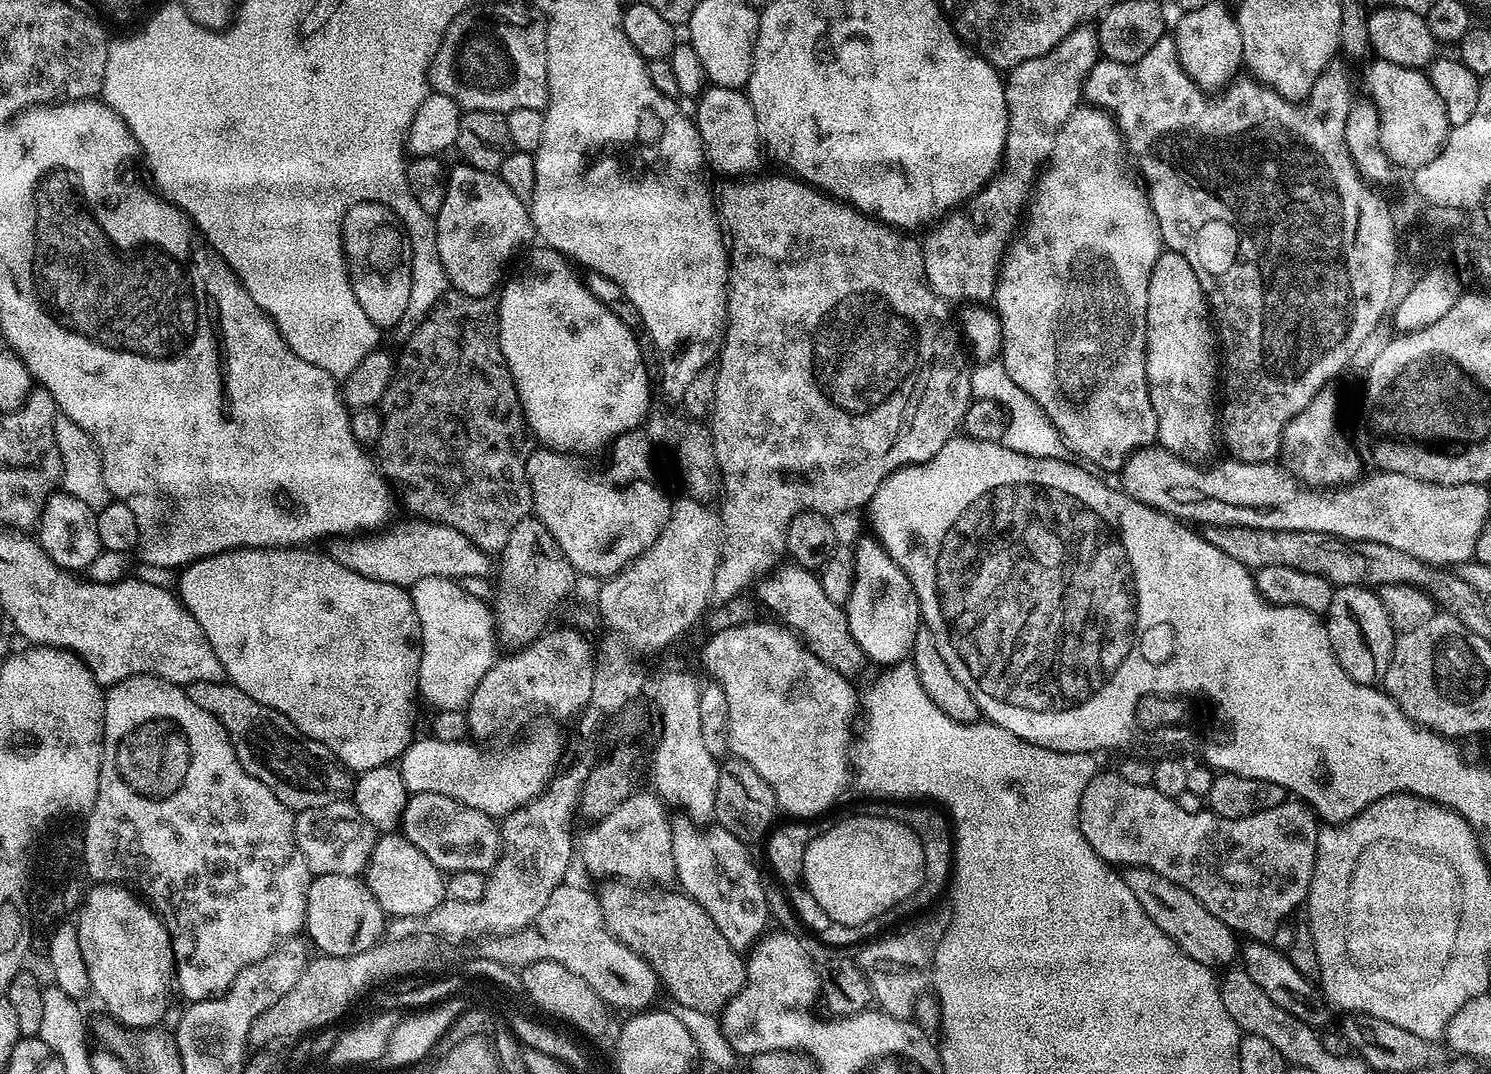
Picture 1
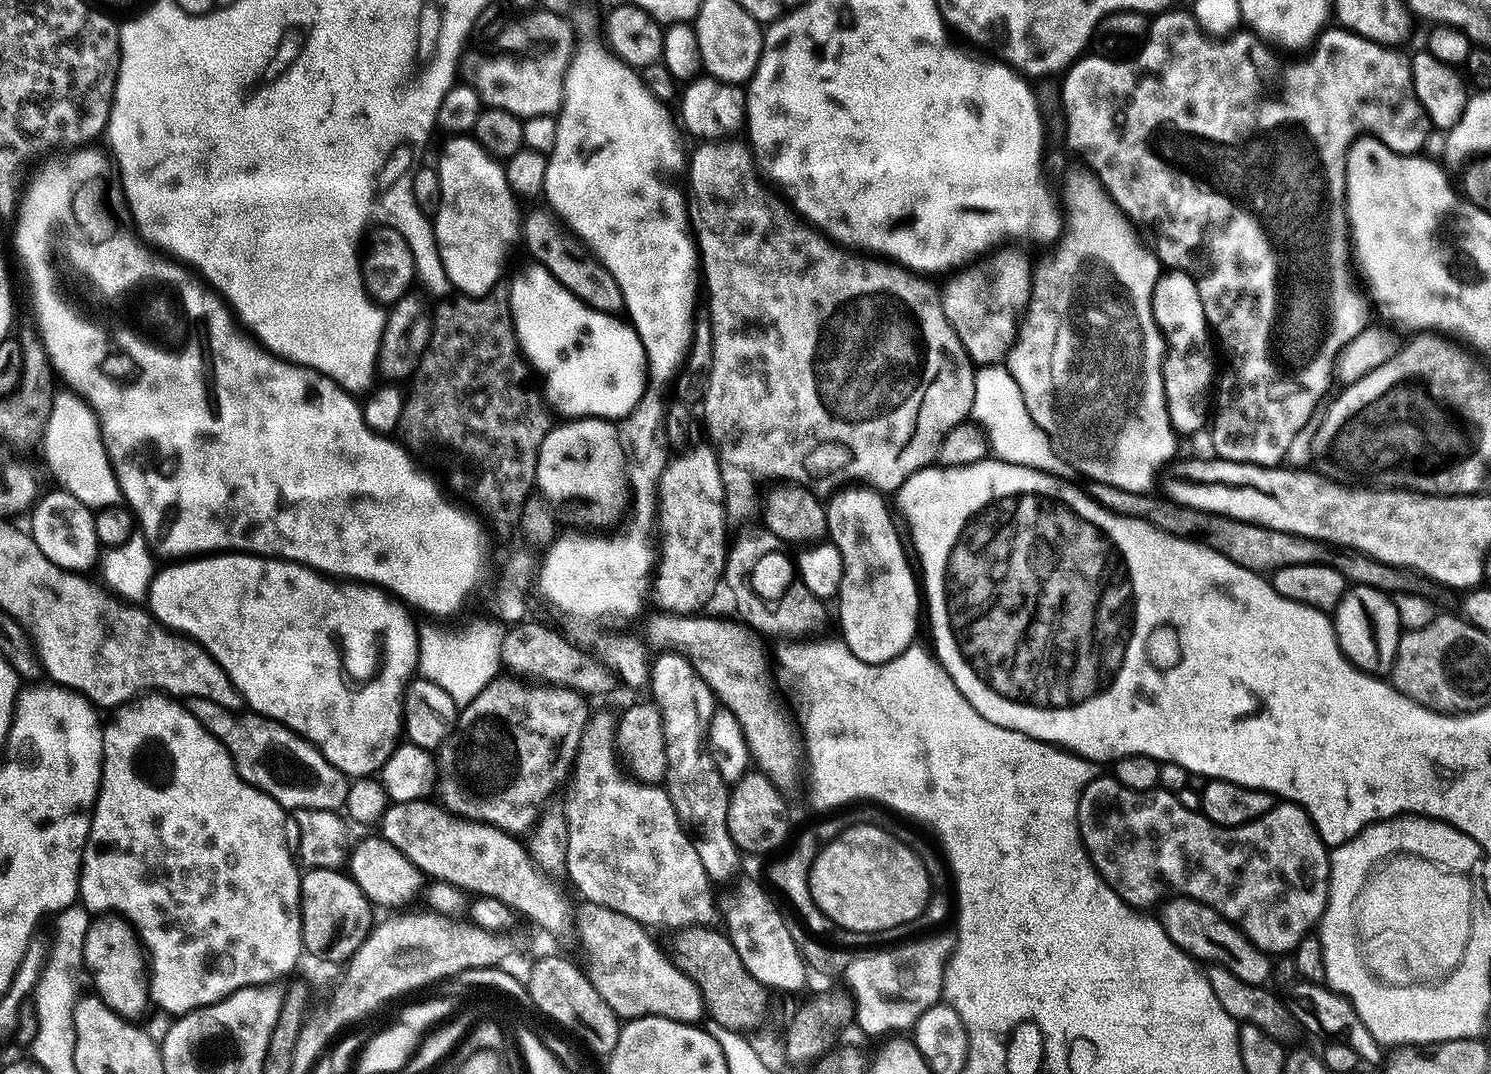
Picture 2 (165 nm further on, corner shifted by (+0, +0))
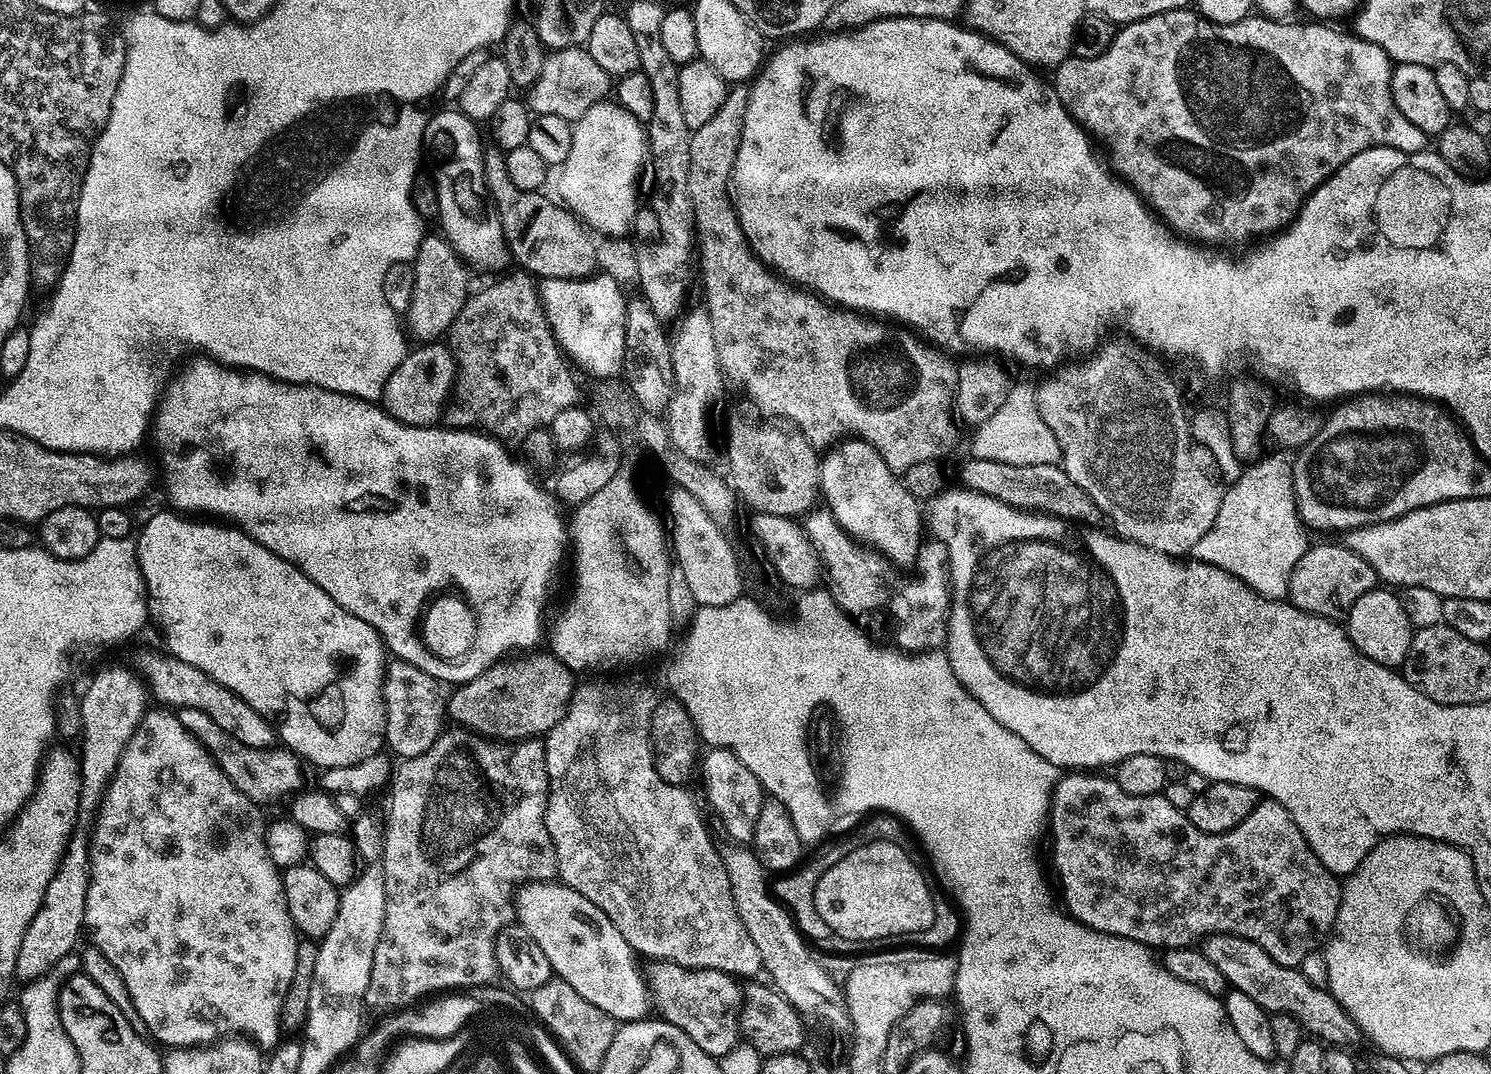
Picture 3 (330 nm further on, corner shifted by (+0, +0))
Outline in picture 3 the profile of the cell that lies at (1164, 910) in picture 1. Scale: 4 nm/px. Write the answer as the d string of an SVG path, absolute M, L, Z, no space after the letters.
M1220 932L1217 936L1207 937L1203 941L1202 951L1206 958L1210 958L1210 962L1214 962L1214 966L1218 966L1225 981L1235 991L1254 998L1254 1002L1258 1002L1258 1006L1262 1006L1270 1014L1290 1014L1309 1037L1328 1046L1349 1050L1355 1049L1355 1044L1362 1039L1359 1025L1332 997L1327 988L1319 988L1306 982L1299 967L1287 968L1274 962L1274 958L1270 958L1270 954L1266 954L1266 950L1262 950L1262 946L1258 946L1253 940L1241 936L1227 936Z

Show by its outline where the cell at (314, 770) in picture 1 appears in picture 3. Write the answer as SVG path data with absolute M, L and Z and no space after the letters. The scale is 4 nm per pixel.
M182 708L179 709L178 715L182 726L186 726L190 735L212 755L212 761L226 774L226 778L230 778L235 788L246 794L246 798L250 798L254 803L267 806L271 800L278 800L282 796L286 798L301 791L302 760L295 752L283 750L278 746L270 748L242 746L238 738L230 738L230 734L226 734L226 730L221 730L210 717L202 714L202 710Z

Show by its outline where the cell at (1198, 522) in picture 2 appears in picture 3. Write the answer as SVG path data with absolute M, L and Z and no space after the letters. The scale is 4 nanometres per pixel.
M968 458L960 468L960 480L967 491L988 496L1021 512L1043 514L1045 517L1057 516L1060 520L1073 520L1076 524L1084 524L1080 526L1096 526L1102 520L1102 514L1090 494L1086 494L1082 486L1075 484L1060 464L1010 466L1006 462Z

